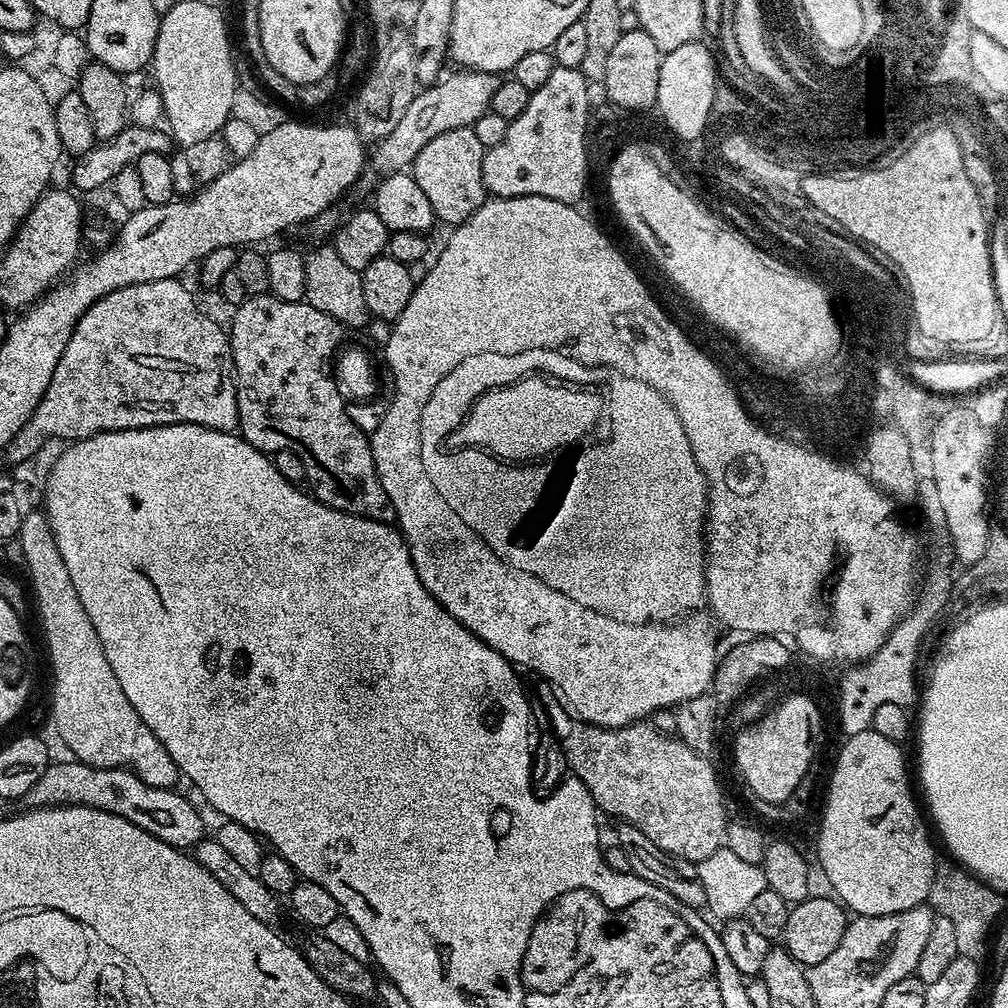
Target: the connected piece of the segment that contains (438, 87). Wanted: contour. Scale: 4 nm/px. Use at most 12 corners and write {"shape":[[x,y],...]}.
{"shape":[[456,70],[421,87],[375,145],[372,186],[422,146],[489,112],[493,73]]}

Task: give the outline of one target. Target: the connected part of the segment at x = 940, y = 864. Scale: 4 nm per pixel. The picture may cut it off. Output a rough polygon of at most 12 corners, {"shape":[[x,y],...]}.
{"shape":[[937,861],[928,900],[953,923],[957,955],[987,957],[999,889]]}

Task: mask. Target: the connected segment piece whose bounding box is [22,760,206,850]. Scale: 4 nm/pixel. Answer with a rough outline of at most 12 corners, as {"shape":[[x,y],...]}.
{"shape":[[49,763],[28,808],[81,804],[190,850],[206,820],[128,768]]}

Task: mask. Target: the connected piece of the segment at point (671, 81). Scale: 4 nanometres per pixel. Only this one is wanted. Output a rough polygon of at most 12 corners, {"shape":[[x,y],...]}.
{"shape":[[704,42],[663,53],[655,107],[694,137],[712,101]]}

